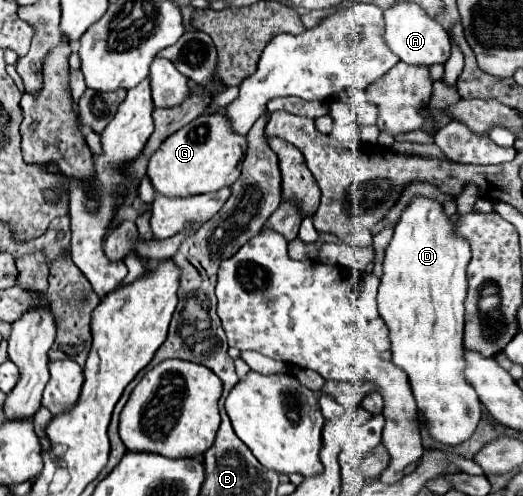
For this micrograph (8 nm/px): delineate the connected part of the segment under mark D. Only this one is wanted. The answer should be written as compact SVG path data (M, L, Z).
M415 195L395 225L395 235L385 249L383 277L379 285L379 315L389 327L393 363L409 375L417 407L427 419L429 433L443 445L459 445L471 437L481 419L481 401L463 375L463 301L467 295L467 265L471 261L469 241L457 233L455 221L437 199Z

